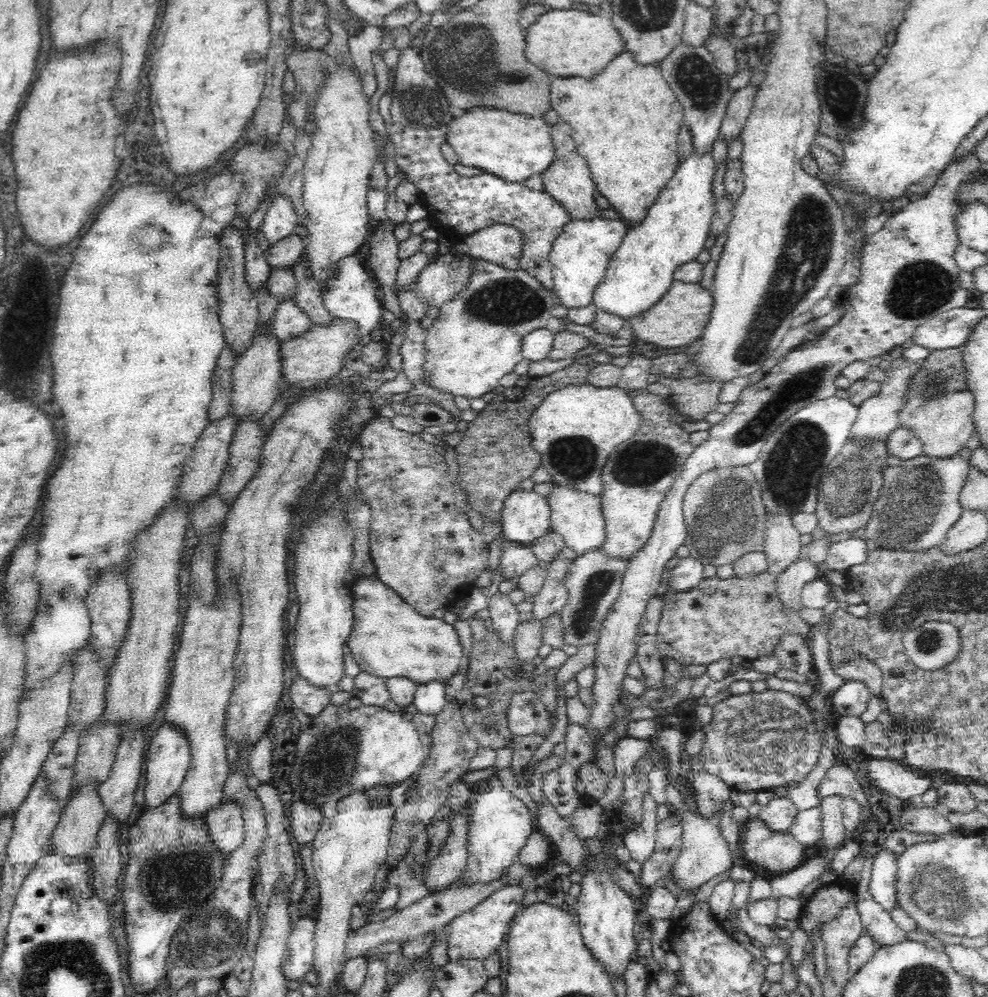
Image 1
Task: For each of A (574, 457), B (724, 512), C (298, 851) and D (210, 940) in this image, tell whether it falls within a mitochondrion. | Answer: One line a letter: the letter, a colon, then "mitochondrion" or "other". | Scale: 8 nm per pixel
A: mitochondrion
B: mitochondrion
C: other
D: mitochondrion

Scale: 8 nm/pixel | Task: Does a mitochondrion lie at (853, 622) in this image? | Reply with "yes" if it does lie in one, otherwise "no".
no

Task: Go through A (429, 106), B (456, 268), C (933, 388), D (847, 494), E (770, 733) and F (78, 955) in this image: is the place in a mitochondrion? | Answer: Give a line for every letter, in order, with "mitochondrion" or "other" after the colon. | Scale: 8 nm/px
A: mitochondrion
B: mitochondrion
C: mitochondrion
D: mitochondrion
E: mitochondrion
F: mitochondrion

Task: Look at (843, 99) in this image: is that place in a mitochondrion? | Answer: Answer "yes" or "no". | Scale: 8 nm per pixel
yes

